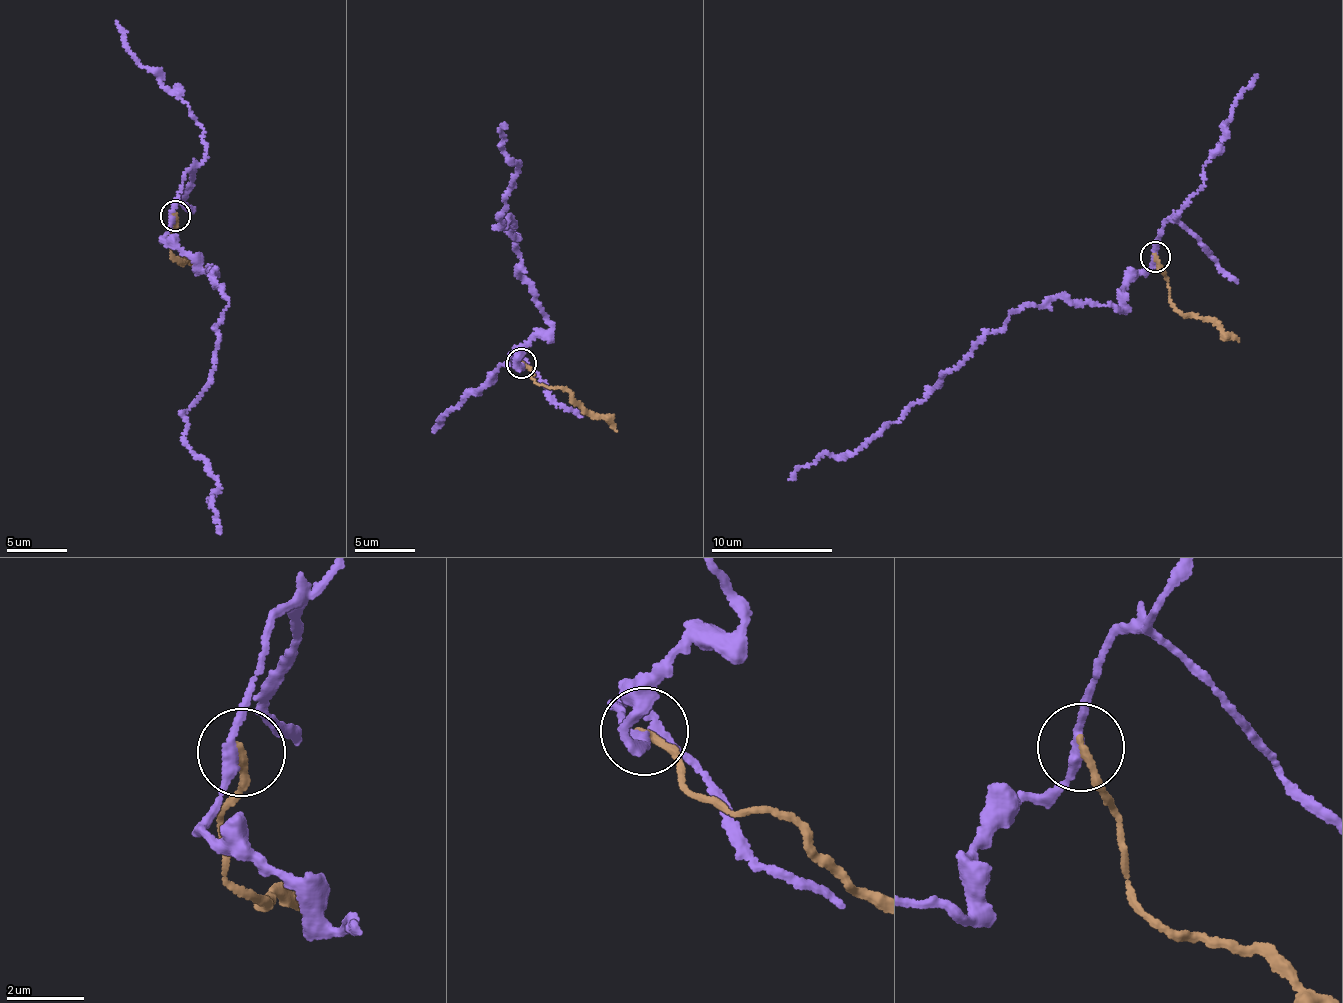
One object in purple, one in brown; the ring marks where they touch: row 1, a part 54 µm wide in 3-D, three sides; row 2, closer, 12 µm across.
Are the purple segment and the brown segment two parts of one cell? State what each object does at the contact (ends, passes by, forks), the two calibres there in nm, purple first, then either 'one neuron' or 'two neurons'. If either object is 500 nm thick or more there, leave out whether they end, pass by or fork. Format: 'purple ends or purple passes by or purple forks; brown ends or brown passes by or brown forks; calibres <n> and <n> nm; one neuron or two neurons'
purple passes by; brown ends; calibres 240 and 180 nm; two neurons

